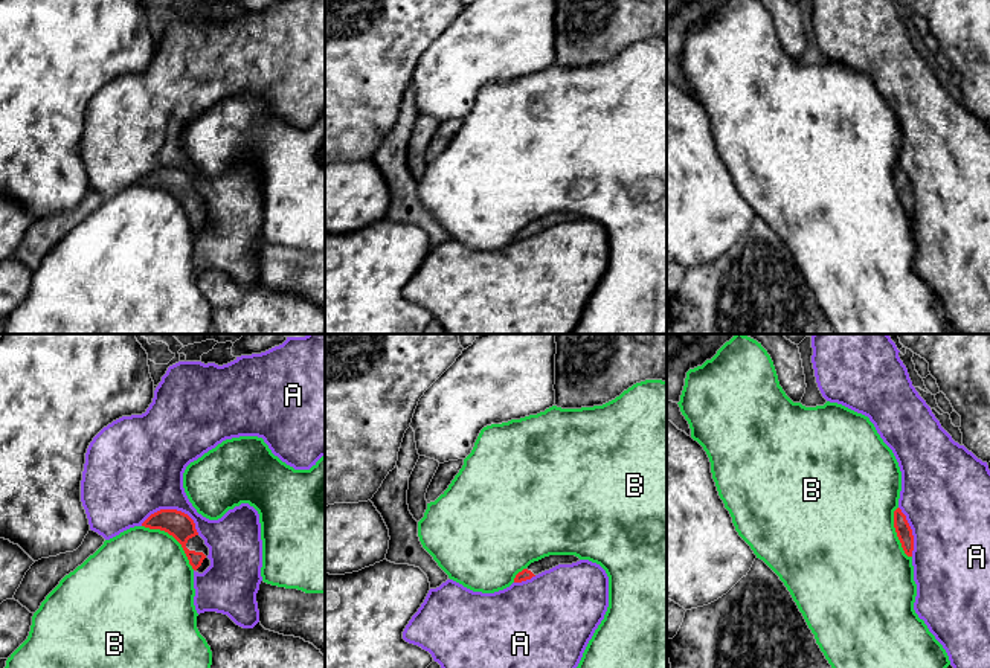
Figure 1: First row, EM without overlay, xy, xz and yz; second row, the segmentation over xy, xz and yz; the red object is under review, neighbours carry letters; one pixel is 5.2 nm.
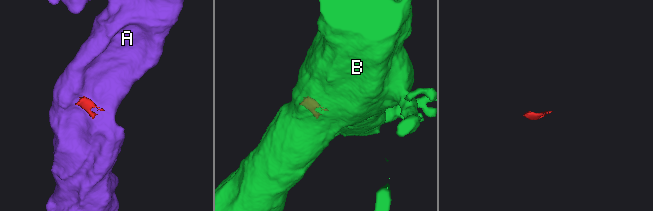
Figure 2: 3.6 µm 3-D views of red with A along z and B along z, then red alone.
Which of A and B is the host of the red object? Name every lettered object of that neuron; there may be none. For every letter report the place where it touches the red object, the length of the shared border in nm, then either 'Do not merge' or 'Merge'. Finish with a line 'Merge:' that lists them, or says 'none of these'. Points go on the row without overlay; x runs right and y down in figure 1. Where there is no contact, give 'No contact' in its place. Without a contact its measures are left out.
A: Touches red at xy (174, 168). Shared border 320 nm. Do not merge
B: Touches red at xy (174, 195). Shared border 360 nm. Do not merge
Merge: none of these

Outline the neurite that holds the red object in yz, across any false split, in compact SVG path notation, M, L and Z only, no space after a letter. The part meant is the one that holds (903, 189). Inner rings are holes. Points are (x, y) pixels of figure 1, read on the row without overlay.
M900 166L894 169L894 186L897 191L897 195L902 201L902 206L908 215L912 215L914 209L914 194L912 188L906 178L906 174L902 171Z

